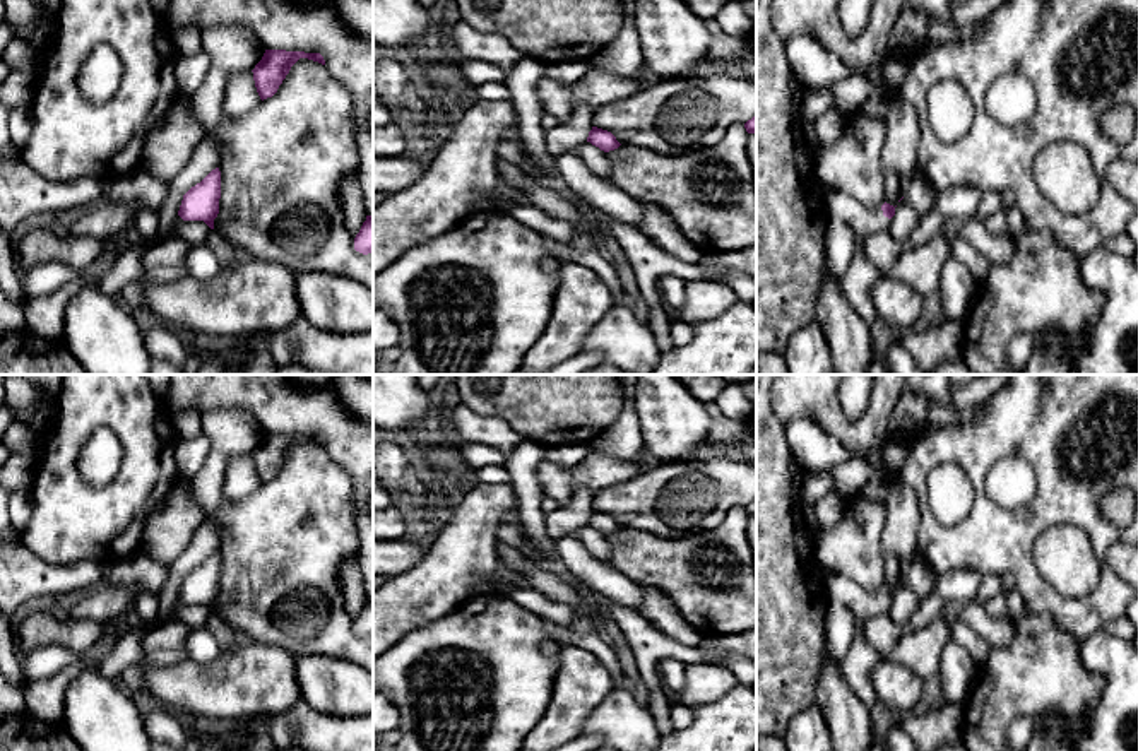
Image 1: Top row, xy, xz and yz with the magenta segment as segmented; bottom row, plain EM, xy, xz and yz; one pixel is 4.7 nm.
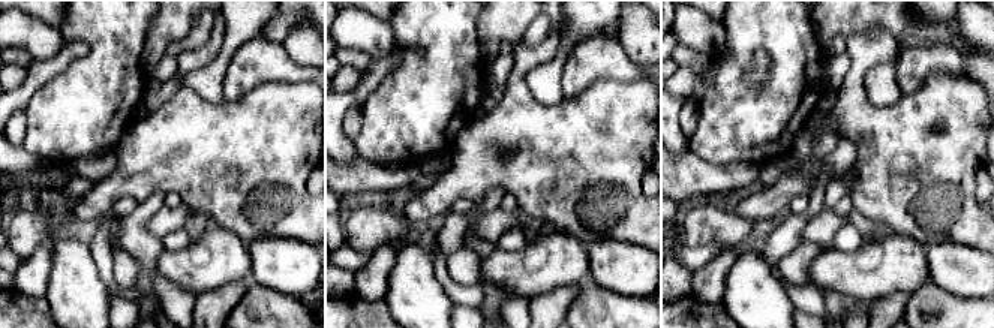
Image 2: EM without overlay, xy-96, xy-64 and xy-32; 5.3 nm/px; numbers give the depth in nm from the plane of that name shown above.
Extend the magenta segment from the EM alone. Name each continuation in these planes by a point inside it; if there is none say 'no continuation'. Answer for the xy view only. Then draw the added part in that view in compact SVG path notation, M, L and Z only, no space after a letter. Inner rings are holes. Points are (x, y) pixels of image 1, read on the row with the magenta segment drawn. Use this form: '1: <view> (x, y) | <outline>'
no continuation

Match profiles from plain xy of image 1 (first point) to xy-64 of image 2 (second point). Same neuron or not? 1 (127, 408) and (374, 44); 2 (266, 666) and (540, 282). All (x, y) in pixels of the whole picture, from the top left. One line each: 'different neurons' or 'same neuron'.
1: different neurons
2: same neuron

